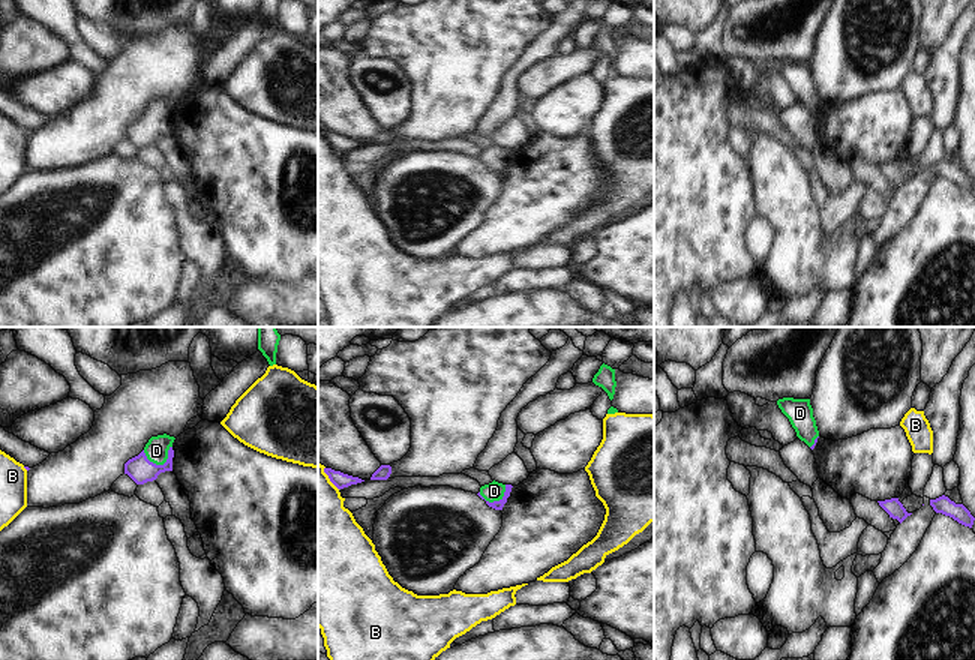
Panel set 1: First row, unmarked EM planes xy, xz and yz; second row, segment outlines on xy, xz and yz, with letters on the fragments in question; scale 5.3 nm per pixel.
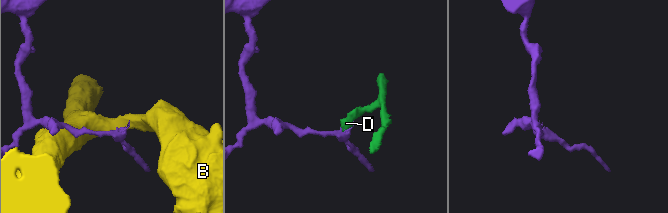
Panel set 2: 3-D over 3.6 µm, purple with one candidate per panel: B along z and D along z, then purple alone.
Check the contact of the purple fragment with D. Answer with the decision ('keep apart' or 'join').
join

